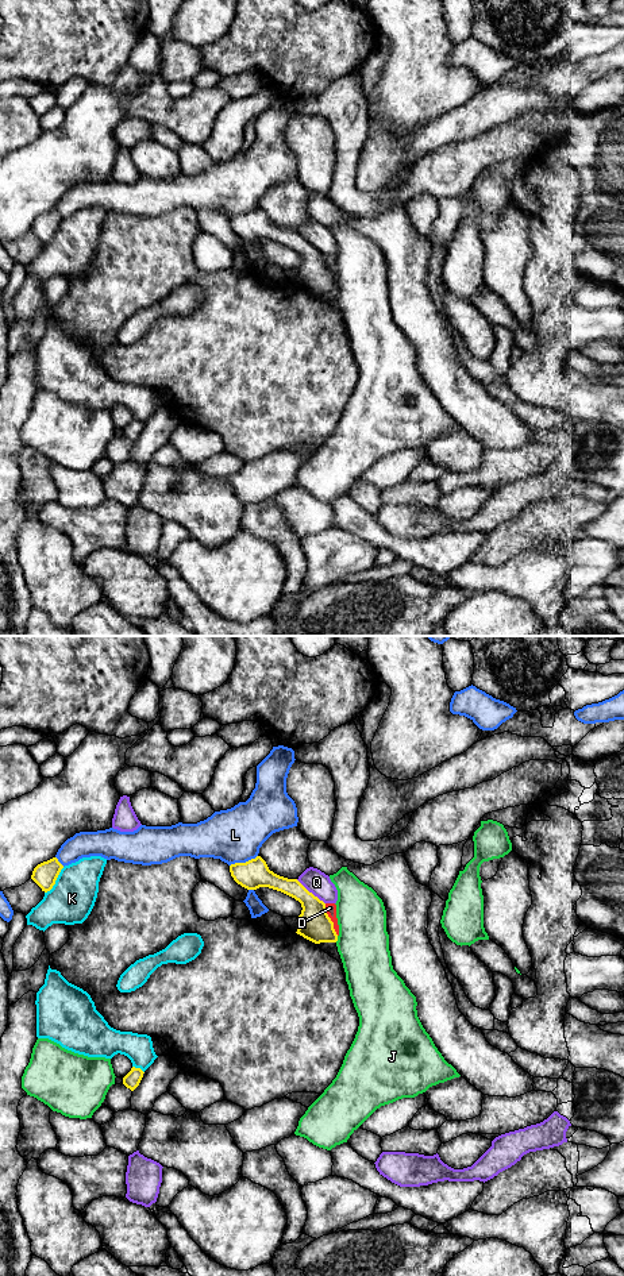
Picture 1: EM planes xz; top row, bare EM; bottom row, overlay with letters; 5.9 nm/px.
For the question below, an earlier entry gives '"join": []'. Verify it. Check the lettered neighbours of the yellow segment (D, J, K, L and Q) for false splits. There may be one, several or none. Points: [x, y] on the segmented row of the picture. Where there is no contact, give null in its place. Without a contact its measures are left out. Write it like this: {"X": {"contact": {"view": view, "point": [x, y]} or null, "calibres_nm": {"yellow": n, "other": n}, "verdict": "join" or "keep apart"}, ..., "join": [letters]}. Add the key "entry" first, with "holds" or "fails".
{"entry": "holds", "D": {"contact": {"view": "xz", "point": [330, 920]}, "calibres_nm": {"yellow": 190, "other": 60}, "verdict": "keep apart"}, "J": {"contact": {"view": "xz", "point": [336, 939]}, "calibres_nm": {"yellow": 190, "other": 300}, "verdict": "keep apart"}, "K": {"contact": {"view": "xz", "point": [56, 879]}, "calibres_nm": {"yellow": 140, "other": 280}, "verdict": "keep apart"}, "L": {"contact": {"view": "xz", "point": [243, 863]}, "calibres_nm": {"yellow": 170, "other": 320}, "verdict": "keep apart"}, "Q": {"contact": {"view": "xz", "point": [311, 893]}, "calibres_nm": {"yellow": 190, "other": 140}, "verdict": "keep apart"}, "join": []}

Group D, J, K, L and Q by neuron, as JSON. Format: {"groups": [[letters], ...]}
{"groups": [["D"], ["J"], ["K"], ["L"], ["Q"]]}

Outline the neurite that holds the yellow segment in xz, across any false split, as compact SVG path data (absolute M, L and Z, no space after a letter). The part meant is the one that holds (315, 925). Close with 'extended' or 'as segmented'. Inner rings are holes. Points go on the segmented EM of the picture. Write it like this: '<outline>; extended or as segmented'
M261 856L246 863L231 864L230 872L234 880L247 890L269 887L298 901L303 910L297 917L300 922L297 934L315 944L338 941L334 922L326 911L326 903L309 893L297 879L274 874Z; as segmented

